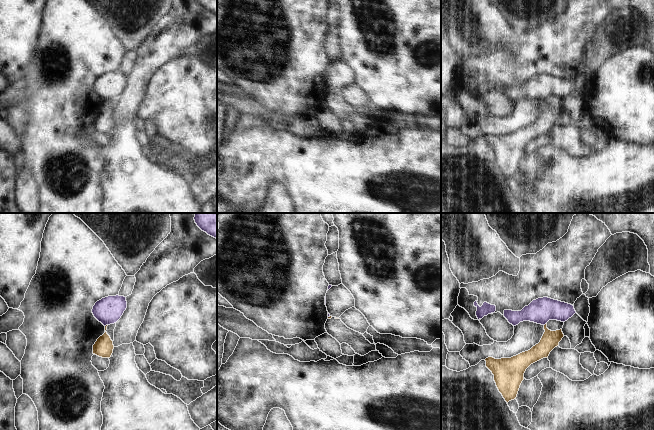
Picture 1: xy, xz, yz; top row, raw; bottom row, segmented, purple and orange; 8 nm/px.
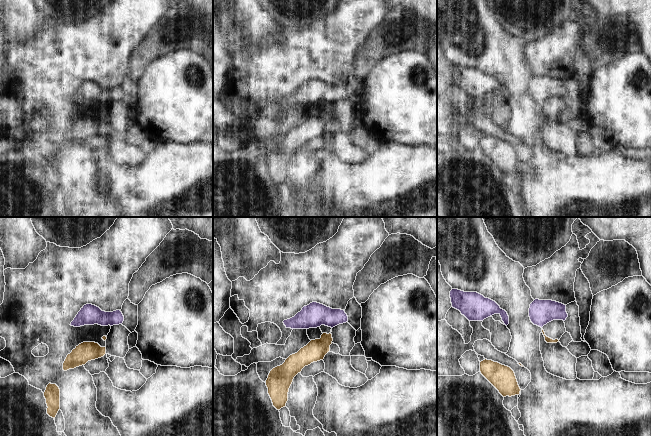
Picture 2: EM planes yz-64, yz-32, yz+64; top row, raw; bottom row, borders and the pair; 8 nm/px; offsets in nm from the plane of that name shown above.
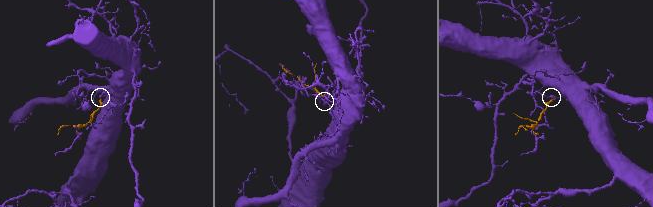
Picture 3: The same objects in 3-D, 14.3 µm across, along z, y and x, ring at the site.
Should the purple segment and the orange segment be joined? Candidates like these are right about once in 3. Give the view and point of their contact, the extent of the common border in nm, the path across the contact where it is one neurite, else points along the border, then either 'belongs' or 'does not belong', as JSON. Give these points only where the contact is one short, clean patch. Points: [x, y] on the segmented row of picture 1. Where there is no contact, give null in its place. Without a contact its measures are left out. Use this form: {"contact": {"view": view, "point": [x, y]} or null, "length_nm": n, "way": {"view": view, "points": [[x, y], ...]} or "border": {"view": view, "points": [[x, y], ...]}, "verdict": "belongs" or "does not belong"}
{"contact": {"view": "xy", "point": [106, 324]}, "length_nm": 30, "verdict": "does not belong"}

